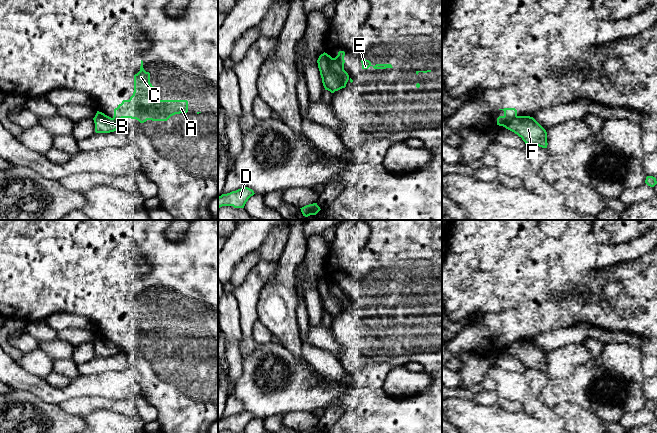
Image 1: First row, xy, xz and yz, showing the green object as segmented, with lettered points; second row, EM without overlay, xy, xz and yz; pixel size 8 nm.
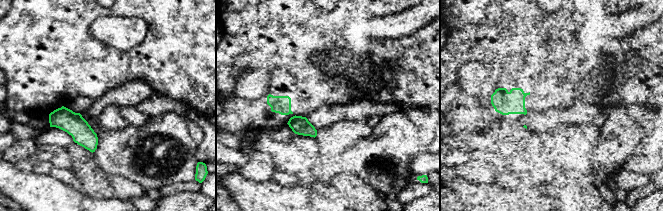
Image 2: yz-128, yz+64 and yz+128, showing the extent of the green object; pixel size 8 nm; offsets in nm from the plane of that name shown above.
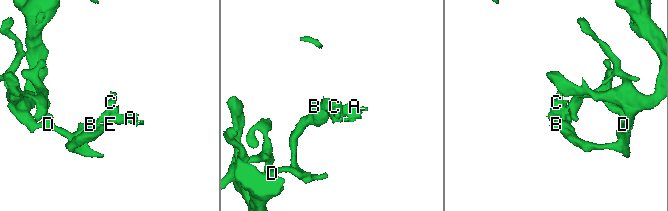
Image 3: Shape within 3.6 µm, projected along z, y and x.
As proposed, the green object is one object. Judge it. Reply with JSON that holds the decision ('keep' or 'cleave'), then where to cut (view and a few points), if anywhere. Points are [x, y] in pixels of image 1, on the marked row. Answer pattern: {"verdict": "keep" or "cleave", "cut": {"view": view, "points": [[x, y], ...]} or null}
{"verdict": "cleave", "cut": {"view": "yz", "points": [[517, 116], [505, 127]]}}

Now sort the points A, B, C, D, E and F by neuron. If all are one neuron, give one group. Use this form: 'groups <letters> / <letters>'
groups A C E / B D F

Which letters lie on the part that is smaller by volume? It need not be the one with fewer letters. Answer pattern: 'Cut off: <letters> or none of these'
Cut off: A, C, E

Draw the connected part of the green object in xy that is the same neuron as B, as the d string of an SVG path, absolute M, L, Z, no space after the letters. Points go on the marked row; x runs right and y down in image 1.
M97 111L93 120L95 123L96 133L110 133L121 127L120 124L117 123L113 118L99 111Z

